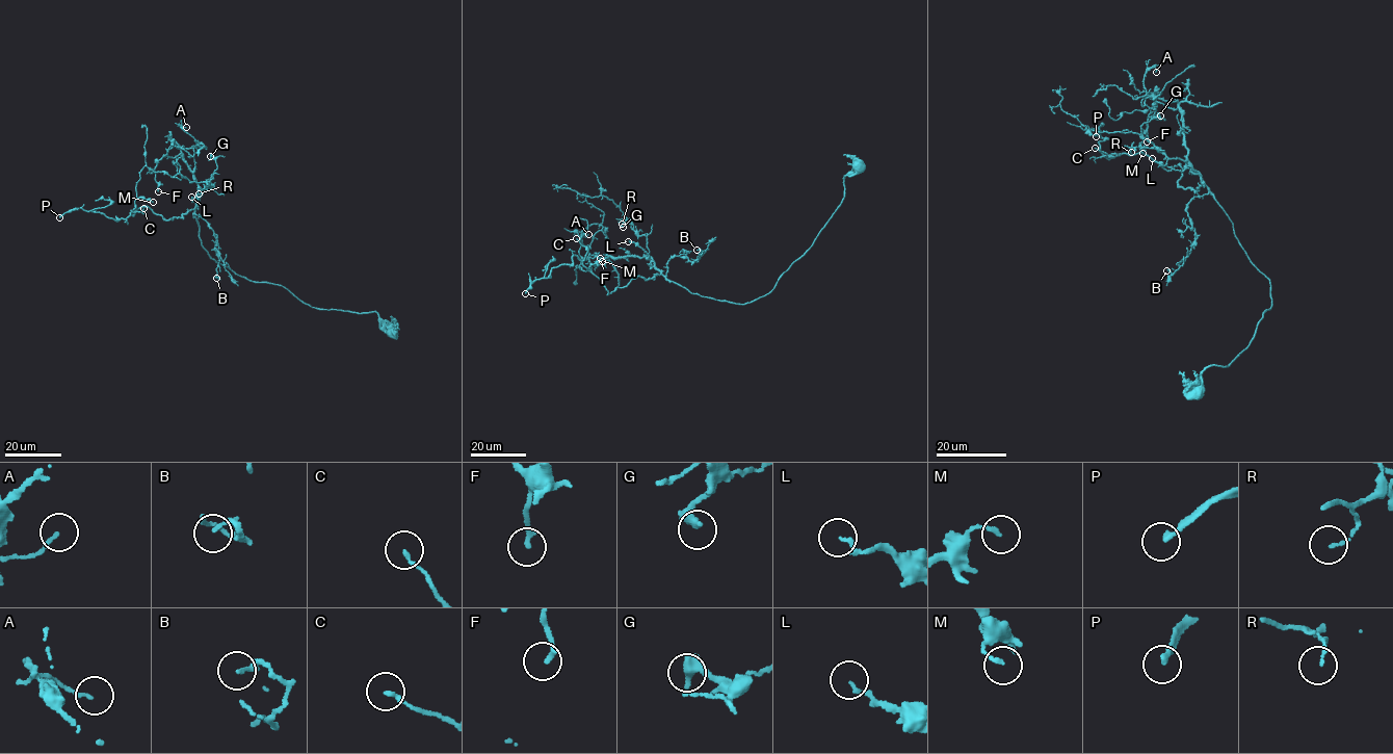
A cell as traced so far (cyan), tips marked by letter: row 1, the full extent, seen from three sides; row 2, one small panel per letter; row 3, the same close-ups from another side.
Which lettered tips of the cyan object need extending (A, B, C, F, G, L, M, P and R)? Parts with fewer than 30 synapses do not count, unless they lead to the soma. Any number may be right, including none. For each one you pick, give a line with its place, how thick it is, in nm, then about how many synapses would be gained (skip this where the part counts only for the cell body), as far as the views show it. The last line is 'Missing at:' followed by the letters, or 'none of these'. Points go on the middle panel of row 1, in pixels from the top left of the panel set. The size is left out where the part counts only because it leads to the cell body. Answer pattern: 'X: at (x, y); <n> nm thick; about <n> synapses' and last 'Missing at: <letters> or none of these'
P: at (525, 293); 200 nm thick; about 100 synapses
Missing at: P

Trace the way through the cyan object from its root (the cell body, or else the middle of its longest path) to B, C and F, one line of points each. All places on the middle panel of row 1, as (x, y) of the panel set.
B: (859, 166), (811, 246), (764, 295), (721, 301), (665, 278), (671, 258), (694, 261), (697, 250)
C: (859, 166), (811, 246), (746, 304), (690, 292), (661, 274), (607, 294), (576, 238)
F: (859, 166), (811, 246), (746, 304), (690, 292), (647, 256), (587, 257), (600, 258)

